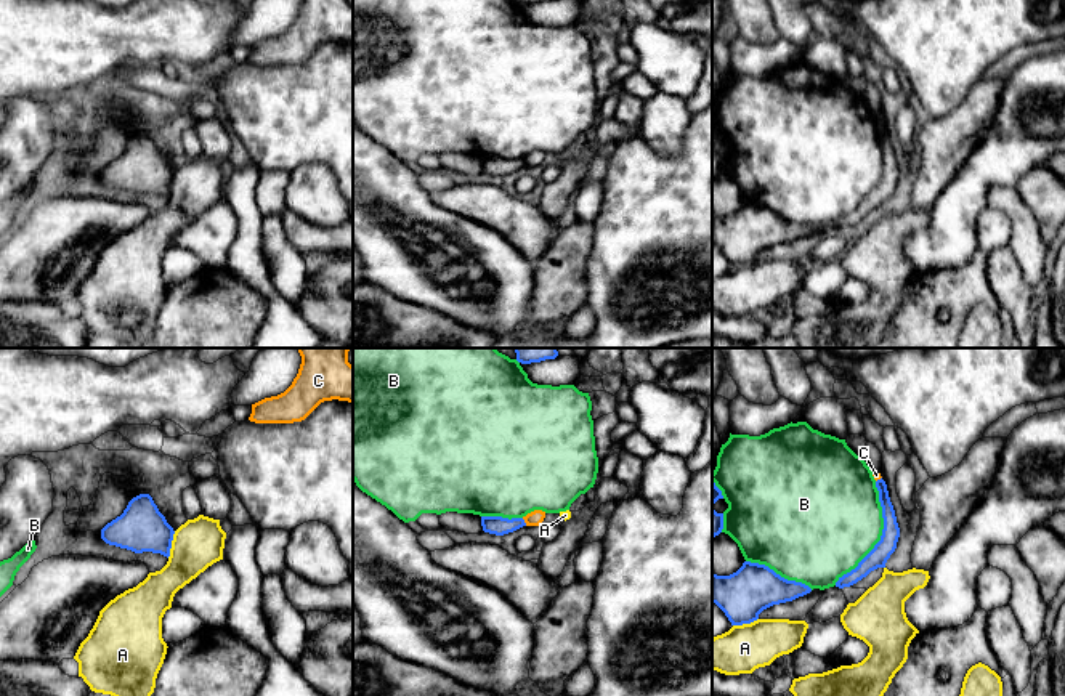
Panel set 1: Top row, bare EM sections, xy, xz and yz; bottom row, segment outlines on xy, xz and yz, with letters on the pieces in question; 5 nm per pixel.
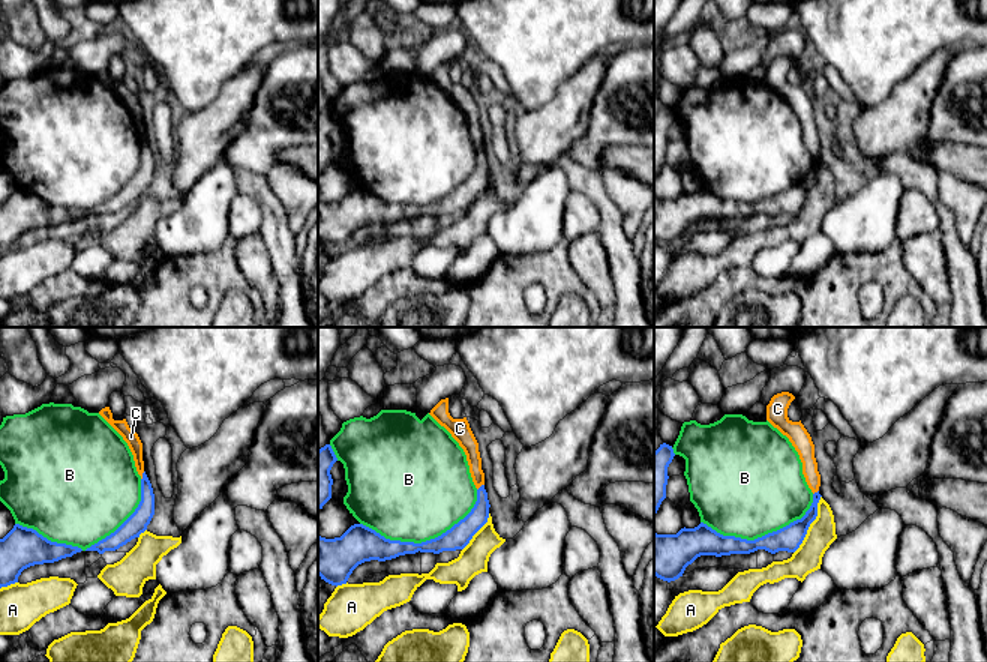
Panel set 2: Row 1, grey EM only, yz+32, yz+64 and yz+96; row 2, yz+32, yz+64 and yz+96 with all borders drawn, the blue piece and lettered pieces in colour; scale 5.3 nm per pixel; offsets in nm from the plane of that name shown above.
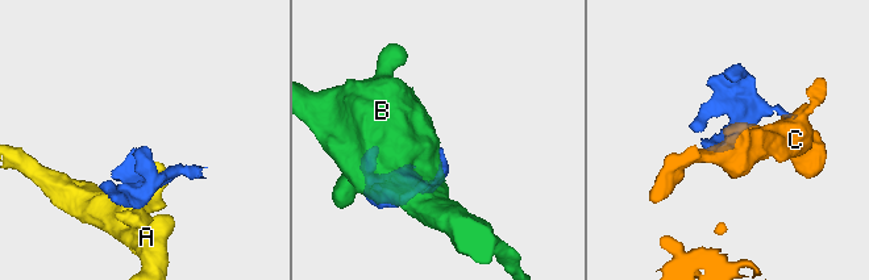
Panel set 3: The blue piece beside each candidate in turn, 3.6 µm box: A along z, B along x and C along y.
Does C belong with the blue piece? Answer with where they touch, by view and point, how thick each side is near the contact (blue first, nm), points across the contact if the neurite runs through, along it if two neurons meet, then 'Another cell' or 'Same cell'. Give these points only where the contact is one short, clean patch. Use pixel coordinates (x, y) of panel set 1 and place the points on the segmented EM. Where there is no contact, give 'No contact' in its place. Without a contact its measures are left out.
Touches blue at xz (523, 522). Thickness 100 nm (blue) against 80 nm. Boundary: xz (522, 518), (526, 525). Another cell

